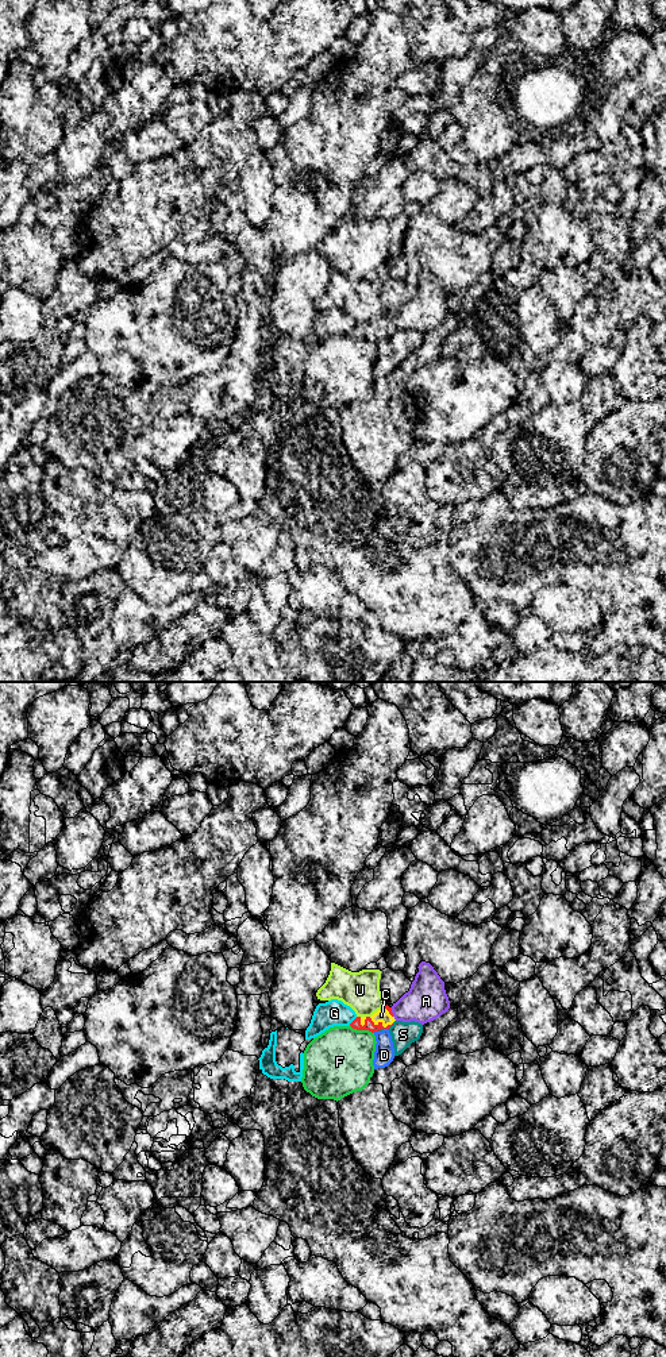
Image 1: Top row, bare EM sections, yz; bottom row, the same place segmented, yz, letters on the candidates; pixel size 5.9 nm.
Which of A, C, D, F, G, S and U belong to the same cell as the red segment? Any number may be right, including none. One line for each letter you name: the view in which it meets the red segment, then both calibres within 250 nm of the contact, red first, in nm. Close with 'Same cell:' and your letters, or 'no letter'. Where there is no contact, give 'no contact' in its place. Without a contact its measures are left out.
C: meets red in yz; 70 nm thick on the red side, 80 nm on the other
Same cell: C

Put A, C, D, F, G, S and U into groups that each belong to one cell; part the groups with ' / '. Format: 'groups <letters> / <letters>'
groups A / C / D S / F / G / U

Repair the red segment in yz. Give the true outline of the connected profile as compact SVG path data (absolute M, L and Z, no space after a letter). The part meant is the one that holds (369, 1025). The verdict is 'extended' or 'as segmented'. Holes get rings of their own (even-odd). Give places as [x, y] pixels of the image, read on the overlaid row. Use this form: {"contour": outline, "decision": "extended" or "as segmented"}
{"contour": "M388 1005L382 1006L381 1010L374 1013L372 1017L357 1017L350 1026L357 1030L369 1030L372 1033L378 1032L381 1029L389 1029L393 1022L394 1017L392 1013L392 1007Z", "decision": "extended"}

